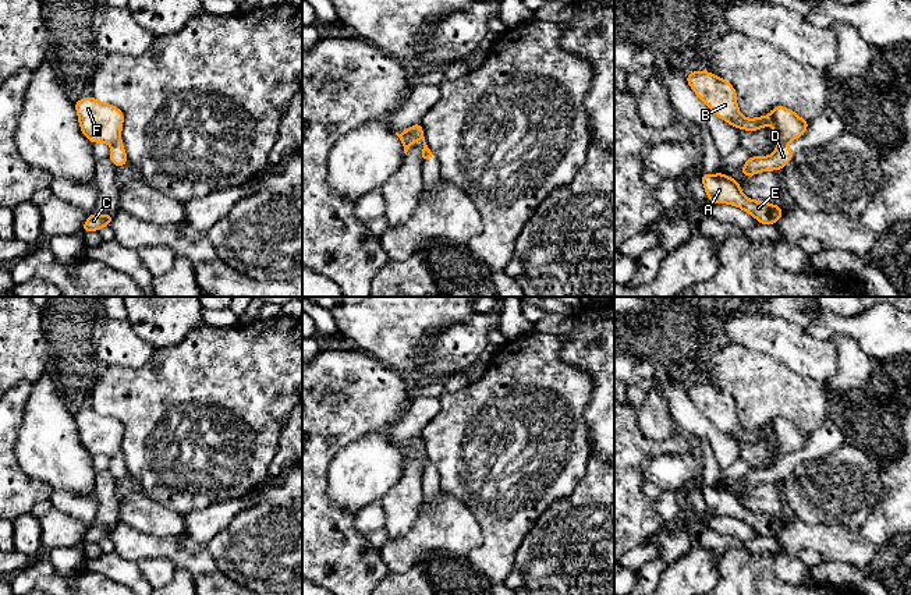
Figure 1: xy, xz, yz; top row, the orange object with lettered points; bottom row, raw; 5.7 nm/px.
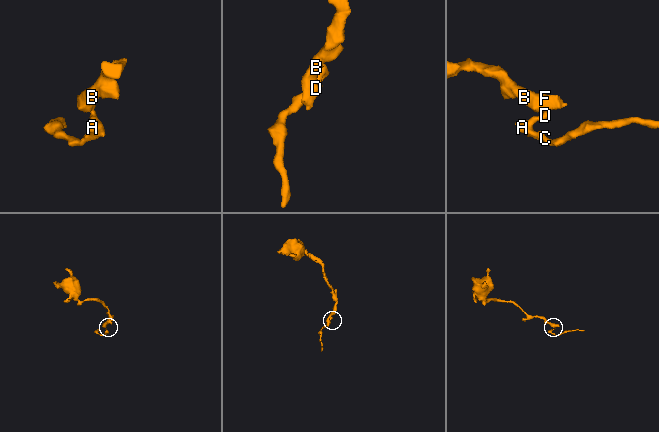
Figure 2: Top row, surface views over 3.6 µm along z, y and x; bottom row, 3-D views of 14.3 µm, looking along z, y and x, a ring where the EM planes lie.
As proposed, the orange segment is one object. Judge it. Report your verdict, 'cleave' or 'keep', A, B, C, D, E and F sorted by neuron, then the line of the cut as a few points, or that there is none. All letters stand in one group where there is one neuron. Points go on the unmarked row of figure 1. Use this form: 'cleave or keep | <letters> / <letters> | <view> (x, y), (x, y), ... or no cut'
cleave | A C D E / B F | xy (120, 452), (112, 457)

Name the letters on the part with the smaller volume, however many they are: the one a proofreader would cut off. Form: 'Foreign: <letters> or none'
Foreign: A, C, D, E

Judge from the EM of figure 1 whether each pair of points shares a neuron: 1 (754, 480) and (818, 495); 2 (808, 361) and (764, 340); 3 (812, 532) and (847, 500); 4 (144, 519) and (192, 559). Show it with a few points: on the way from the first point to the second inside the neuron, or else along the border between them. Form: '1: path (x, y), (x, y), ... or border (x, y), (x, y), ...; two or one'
1: border (811, 460), (798, 463), (784, 480); two
2: path (797, 350), (791, 346), (775, 346); one
3: border (796, 517), (804, 521), (842, 524), (855, 530); two
4: border (131, 527), (153, 535), (184, 535); two

